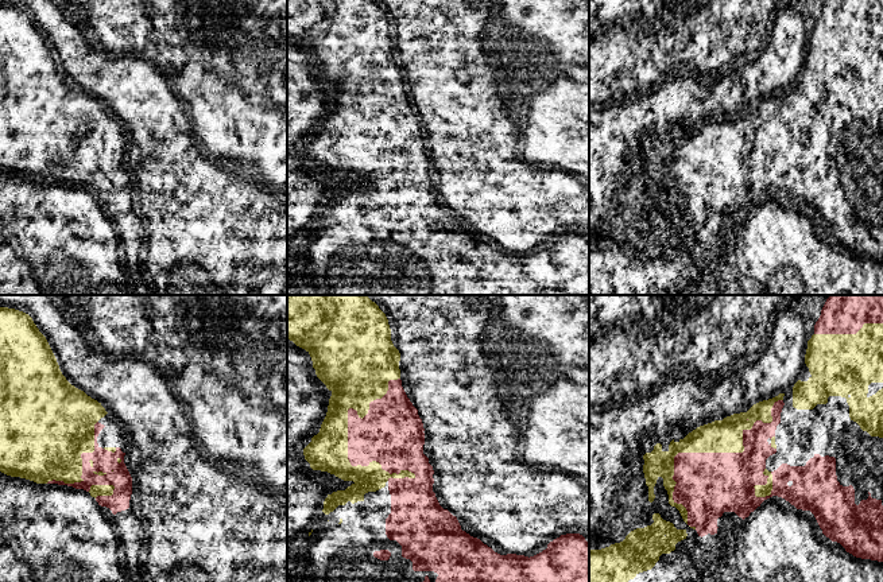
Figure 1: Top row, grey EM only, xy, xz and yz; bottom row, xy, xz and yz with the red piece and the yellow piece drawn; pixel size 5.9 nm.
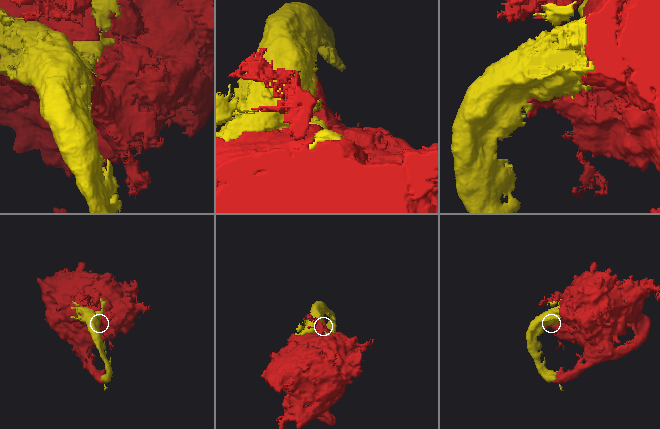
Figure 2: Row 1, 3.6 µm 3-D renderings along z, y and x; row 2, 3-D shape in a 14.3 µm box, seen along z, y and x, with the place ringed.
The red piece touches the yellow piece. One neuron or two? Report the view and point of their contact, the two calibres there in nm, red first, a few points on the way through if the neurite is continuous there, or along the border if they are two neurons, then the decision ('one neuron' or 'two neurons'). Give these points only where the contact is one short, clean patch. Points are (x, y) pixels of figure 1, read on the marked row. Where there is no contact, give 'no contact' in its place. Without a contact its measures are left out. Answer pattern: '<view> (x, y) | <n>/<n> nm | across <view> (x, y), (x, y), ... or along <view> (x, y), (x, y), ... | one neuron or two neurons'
yz (709, 453) | 380/200 nm | one neuron

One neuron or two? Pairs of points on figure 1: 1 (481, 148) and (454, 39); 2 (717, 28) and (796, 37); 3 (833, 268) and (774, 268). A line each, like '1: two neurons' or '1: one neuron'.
1: one neuron
2: two neurons
3: two neurons

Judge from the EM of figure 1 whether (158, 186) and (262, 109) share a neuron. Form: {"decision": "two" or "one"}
{"decision": "two"}

